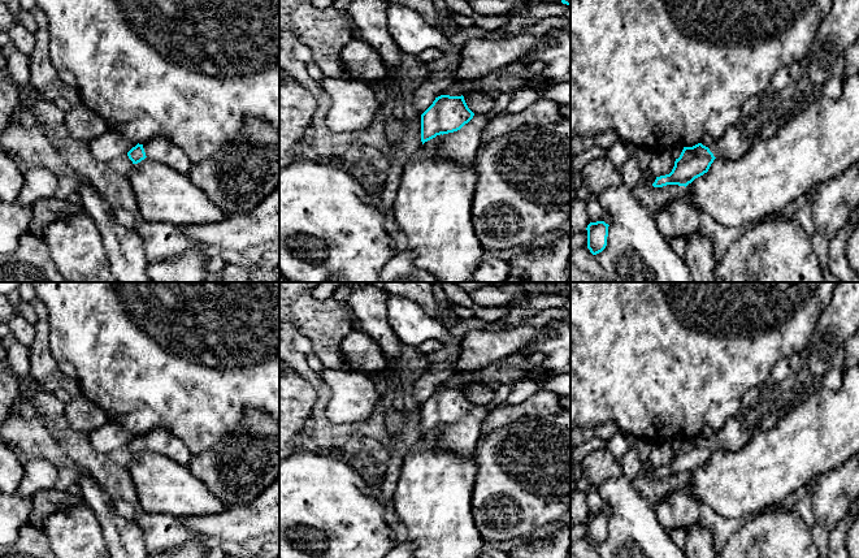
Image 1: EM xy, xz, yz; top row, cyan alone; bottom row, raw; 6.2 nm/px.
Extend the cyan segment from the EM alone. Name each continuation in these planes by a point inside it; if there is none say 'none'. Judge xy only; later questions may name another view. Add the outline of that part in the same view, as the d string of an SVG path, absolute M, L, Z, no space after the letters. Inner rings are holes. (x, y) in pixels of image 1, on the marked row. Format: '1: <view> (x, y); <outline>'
1: xy (157, 148); M153 137L143 143L146 156L164 163L182 174L191 176L195 165L182 148L162 137Z

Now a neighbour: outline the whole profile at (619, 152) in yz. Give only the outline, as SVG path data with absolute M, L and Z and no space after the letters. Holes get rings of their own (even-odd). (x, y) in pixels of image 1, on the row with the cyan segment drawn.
M616 142L607 148L607 157L616 165L621 172L622 165L628 161L630 156L635 152L633 144L625 142Z

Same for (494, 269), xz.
M489 259L482 261L472 276L472 282L503 282L509 274L509 261Z

